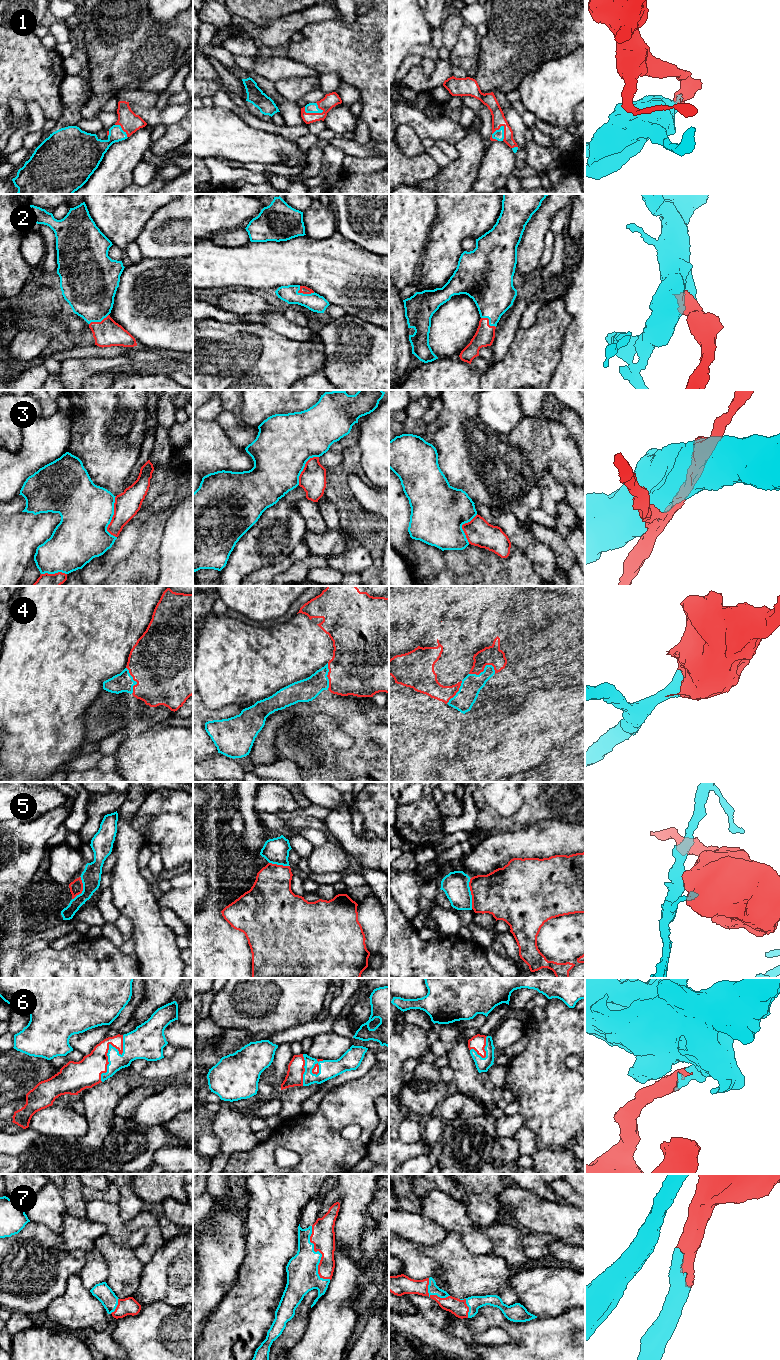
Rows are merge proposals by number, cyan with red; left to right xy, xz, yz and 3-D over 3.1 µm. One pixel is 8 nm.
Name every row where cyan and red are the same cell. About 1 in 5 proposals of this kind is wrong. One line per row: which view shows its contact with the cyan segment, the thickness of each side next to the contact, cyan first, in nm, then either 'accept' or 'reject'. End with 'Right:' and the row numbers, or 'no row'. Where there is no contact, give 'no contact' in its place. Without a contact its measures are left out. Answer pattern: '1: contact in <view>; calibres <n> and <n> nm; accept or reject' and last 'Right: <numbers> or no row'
1: contact in yz; calibres 80 and 110 nm; accept
2: contact in xz; calibres 140 and 60 nm; accept
3: contact in xy; calibres 420 and 200 nm; reject
4: contact in yz; calibres 160 and 160 nm; accept
5: contact in yz; calibres 200 and 380 nm; reject
6: contact in xy; calibres 240 and 220 nm; accept
7: contact in xz; calibres 260 and 190 nm; accept
Right: 1, 2, 4, 6, 7

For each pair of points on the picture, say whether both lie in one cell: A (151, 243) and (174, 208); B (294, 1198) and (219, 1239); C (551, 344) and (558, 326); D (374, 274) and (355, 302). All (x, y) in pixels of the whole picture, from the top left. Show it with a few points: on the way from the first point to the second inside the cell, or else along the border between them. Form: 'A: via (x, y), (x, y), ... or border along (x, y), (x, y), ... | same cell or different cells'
A: via (149, 233), (150, 228), (164, 214) | same cell
B: border along (246, 1227), (245, 1251) | different cells
C: via (551, 340), (551, 333), (554, 330) | same cell
D: via (374, 281), (361, 295) | same cell

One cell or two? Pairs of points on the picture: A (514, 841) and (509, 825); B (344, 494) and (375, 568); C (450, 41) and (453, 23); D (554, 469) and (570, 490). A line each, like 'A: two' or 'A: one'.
A: two
B: one
C: one
D: one

